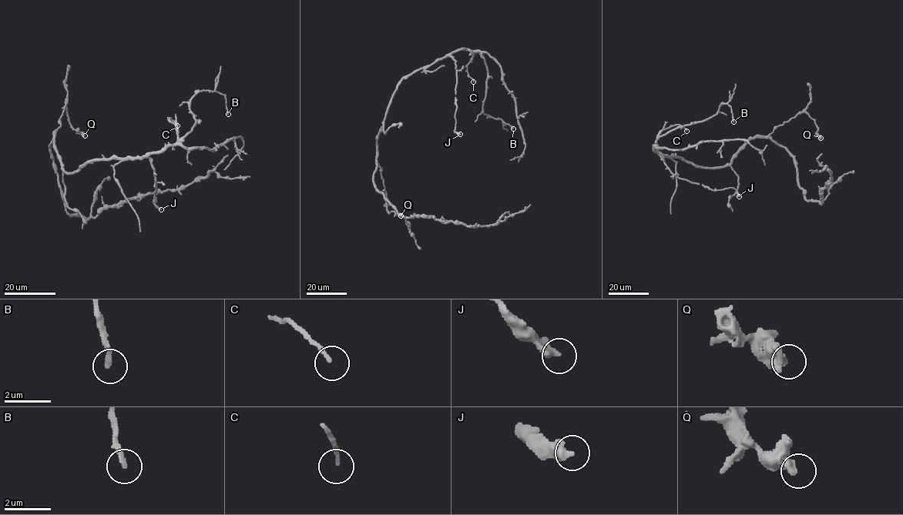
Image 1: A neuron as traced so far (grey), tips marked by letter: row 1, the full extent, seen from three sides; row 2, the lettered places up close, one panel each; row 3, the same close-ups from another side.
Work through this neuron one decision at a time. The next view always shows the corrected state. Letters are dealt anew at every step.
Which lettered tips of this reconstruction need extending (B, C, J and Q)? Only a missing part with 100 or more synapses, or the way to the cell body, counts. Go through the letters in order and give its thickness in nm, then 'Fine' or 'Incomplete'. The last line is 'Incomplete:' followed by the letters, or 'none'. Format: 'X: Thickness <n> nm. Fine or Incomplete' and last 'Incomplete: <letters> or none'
B: Thickness 220 nm. Fine
C: Thickness 150 nm. Fine
J: Thickness 440 nm. Fine
Q: Thickness 440 nm. Fine
Incomplete: none

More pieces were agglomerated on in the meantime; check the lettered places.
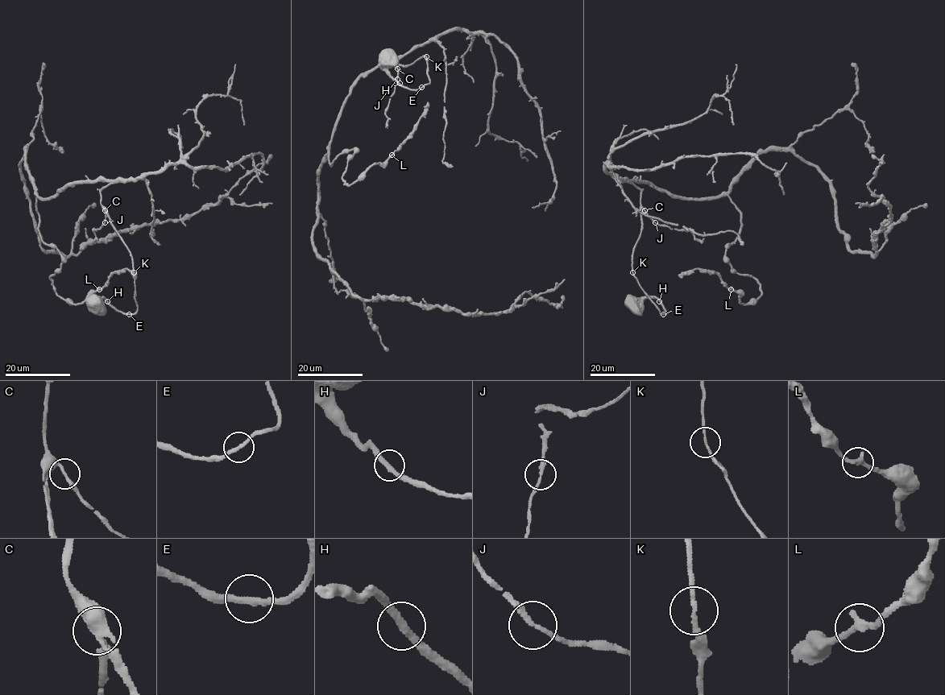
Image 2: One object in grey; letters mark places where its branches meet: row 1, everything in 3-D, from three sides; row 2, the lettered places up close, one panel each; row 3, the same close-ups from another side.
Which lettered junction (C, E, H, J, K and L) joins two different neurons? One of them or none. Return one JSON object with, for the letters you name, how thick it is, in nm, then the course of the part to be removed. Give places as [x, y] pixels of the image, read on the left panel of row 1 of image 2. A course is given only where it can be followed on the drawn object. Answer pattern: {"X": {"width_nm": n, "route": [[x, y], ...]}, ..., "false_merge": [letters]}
{"false_merge": []}

